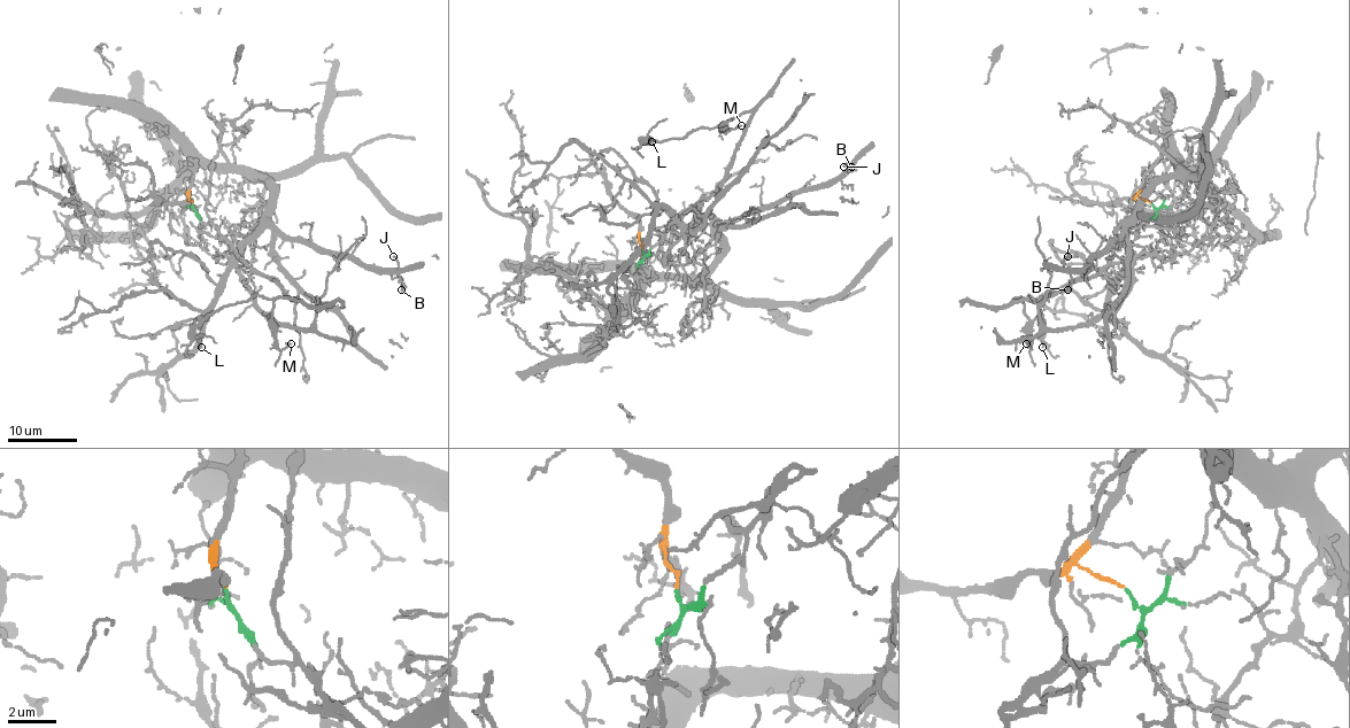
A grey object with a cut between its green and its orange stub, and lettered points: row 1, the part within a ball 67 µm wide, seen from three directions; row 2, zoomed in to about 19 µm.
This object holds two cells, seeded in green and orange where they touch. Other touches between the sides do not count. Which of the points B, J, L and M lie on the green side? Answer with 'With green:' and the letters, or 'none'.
With green: L, M

